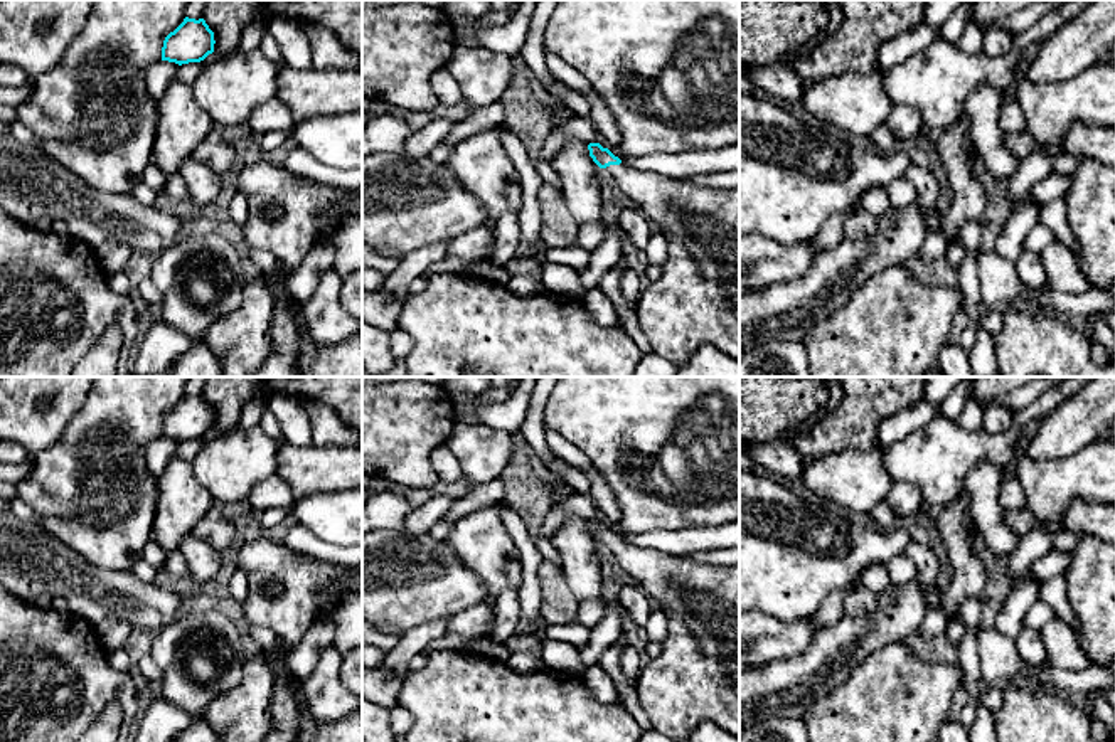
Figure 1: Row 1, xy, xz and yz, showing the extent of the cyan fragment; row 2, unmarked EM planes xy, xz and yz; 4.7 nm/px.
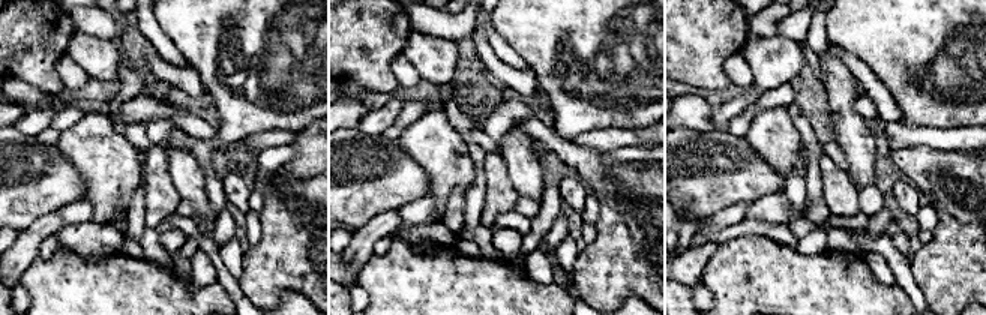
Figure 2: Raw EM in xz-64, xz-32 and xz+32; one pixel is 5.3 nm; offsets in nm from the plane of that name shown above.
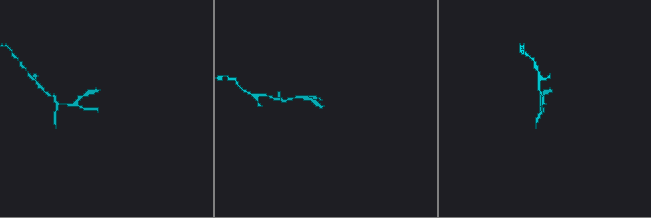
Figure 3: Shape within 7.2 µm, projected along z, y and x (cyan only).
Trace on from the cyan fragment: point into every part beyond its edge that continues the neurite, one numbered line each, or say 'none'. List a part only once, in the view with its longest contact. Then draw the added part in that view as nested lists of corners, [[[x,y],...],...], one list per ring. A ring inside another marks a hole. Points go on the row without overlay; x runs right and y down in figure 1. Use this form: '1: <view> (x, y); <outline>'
1: xz (696, 678); [[[610,542],[620,567],[667,616],[662,653],[650,658],[635,681],[640,703],[655,732],[684,742],[702,722],[739,737],[739,565],[711,565]]]

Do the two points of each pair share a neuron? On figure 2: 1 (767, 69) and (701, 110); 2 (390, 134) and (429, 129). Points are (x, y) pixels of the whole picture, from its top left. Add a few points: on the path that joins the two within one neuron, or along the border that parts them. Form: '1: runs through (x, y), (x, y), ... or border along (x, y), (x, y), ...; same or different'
1: border along (713, 110), (710, 128); different
2: border along (404, 129), (396, 140); different

